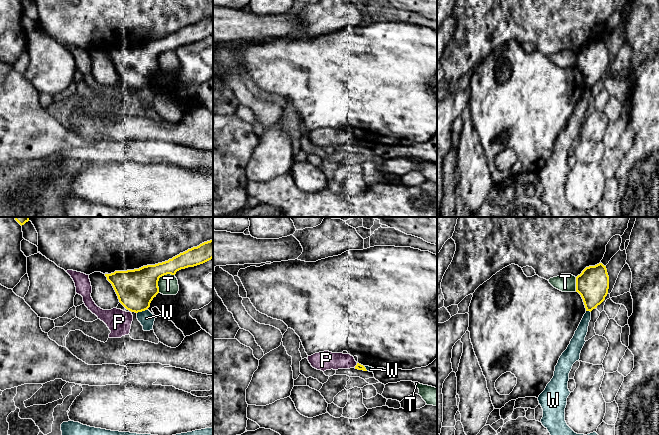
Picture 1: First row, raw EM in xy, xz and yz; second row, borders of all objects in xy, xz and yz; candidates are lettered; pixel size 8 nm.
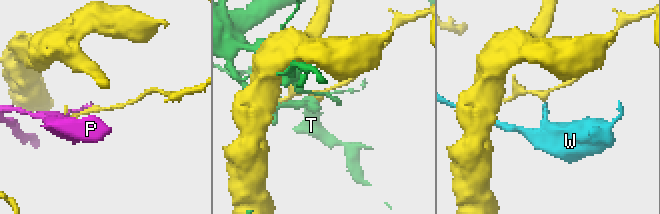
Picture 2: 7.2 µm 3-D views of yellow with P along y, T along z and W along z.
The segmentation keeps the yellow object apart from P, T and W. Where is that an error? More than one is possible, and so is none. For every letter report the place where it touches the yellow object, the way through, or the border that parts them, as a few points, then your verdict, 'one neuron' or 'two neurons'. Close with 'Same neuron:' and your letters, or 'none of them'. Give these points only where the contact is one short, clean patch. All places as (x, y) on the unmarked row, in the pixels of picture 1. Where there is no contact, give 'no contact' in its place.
P: contact xz (356, 141); two neurons
T: contact xy (159, 53); two neurons
W: contact xy (141, 87); border xy (146, 85), (137, 89); two neurons
Same neuron: none of them

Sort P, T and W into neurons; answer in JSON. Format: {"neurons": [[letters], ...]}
{"neurons": [["P"], ["T"], ["W"]]}

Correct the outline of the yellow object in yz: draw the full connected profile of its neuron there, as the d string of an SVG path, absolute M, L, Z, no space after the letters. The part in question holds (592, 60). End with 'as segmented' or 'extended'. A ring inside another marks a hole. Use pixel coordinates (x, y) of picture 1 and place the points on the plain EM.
M602 39L586 43L576 53L576 68L581 71L586 87L597 84L605 76L608 65L609 52Z; as segmented

